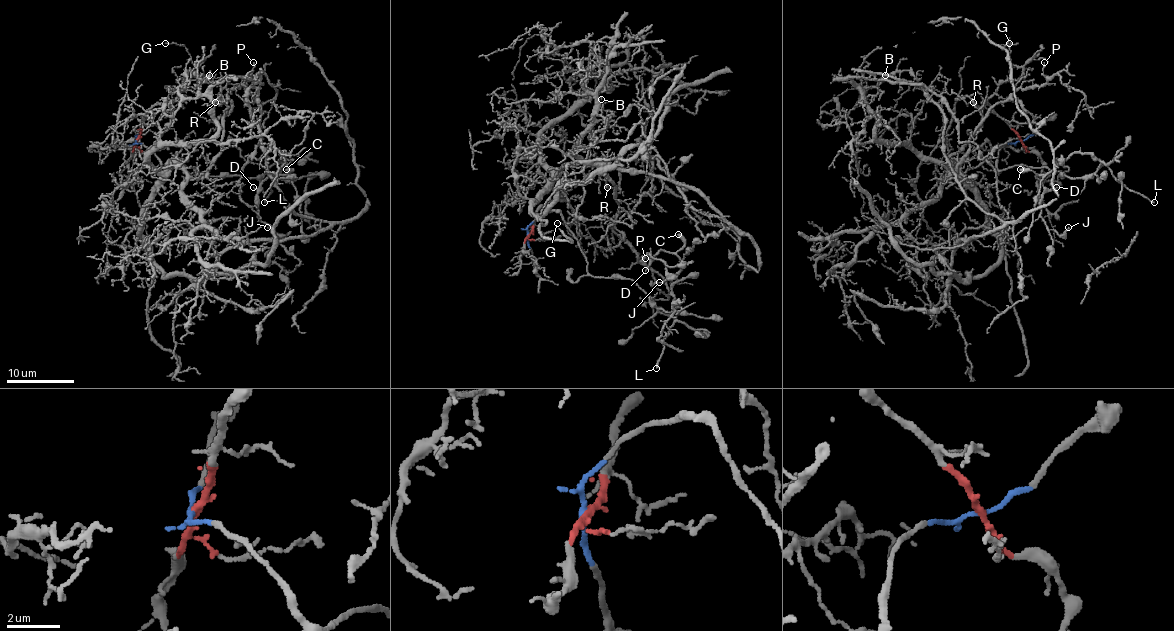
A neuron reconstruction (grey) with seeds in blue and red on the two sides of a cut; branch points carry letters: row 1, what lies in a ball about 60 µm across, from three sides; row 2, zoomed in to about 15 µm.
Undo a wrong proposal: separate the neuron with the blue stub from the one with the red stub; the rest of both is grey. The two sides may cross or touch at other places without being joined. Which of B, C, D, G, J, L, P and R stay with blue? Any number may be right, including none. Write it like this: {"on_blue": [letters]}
{"on_blue": ["C", "D", "J", "L"]}

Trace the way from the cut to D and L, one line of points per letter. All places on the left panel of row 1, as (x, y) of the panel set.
D: (136, 140), (168, 170), (183, 165), (205, 175), (260, 177), (282, 153), (287, 173), (267, 177), (254, 187)
L: (136, 140), (168, 170), (183, 165), (205, 175), (260, 177), (279, 162), (280, 175), (264, 202)

